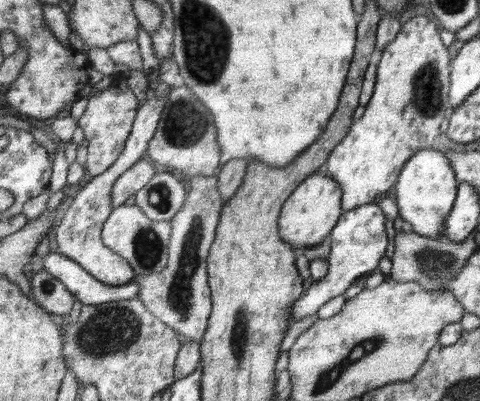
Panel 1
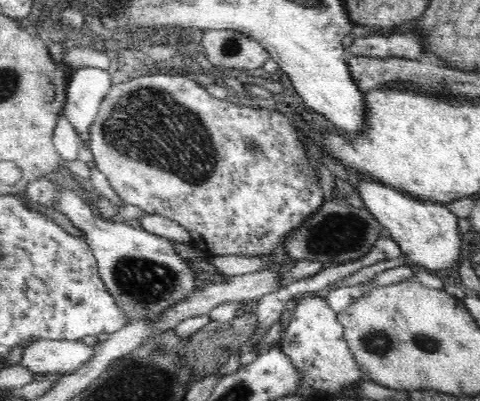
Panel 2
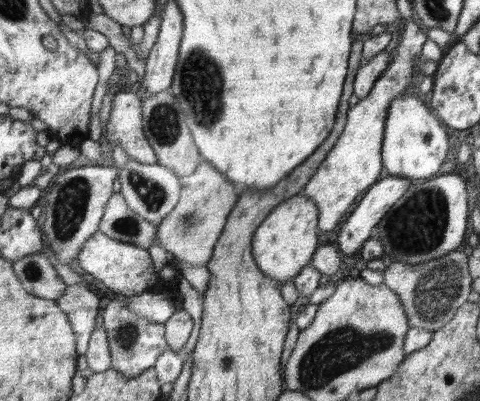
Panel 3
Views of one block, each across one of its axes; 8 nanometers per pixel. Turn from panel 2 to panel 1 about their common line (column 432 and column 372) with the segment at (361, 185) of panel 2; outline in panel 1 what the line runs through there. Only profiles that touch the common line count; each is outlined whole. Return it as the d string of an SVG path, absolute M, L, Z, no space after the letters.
M371 202L365 206L357 206L349 212L343 212L341 218L337 220L337 224L333 226L333 230L327 236L327 244L329 244L329 272L315 280L307 292L303 292L297 302L293 302L293 314L291 314L291 324L305 318L305 316L313 316L317 314L317 310L331 298L341 296L359 276L363 276L365 272L371 272L379 266L379 260L385 258L385 248L387 248L387 238L385 238L385 214L381 212L381 208Z

